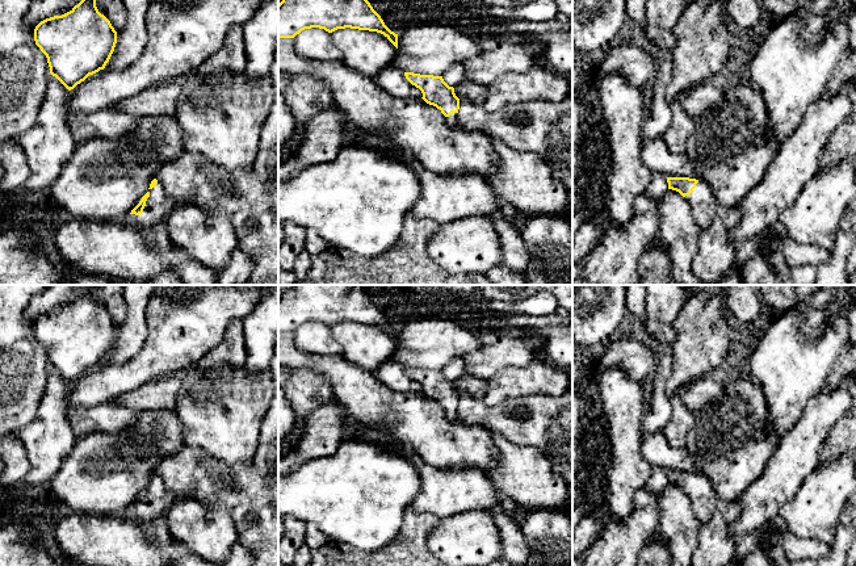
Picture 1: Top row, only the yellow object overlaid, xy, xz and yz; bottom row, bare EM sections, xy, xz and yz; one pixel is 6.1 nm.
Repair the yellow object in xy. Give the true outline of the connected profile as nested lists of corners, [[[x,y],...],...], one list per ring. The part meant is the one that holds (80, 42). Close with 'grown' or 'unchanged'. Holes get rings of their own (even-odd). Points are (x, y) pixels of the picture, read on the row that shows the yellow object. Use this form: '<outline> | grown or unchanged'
[[[81,0],[70,12],[41,21],[34,29],[34,41],[47,58],[50,74],[71,91],[89,75],[105,68],[117,43],[117,32],[110,21],[98,12],[96,0]]] | unchanged

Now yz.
[[[667,177],[667,183],[668,189],[679,192],[688,201],[700,229],[706,229],[716,217],[721,217],[727,226],[739,222],[738,207],[721,207],[706,183],[689,177]]] | grown

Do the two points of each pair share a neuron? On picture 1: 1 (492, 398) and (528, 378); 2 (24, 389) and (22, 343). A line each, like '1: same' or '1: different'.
1: same
2: same

